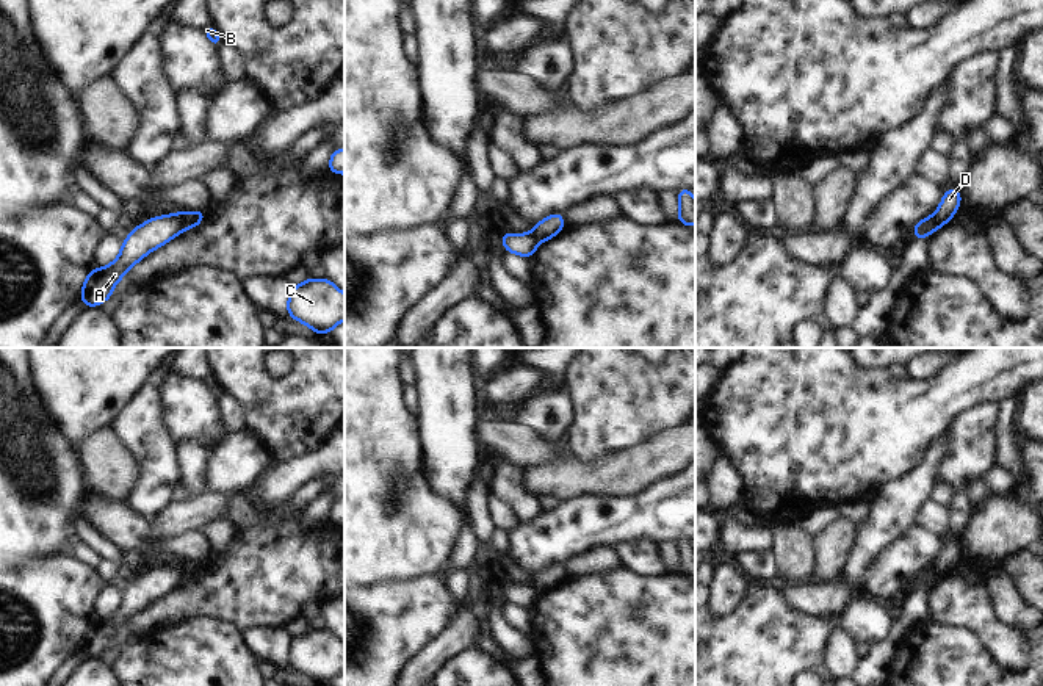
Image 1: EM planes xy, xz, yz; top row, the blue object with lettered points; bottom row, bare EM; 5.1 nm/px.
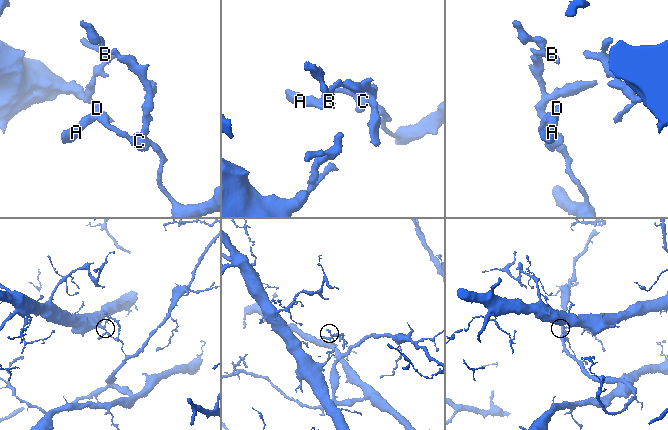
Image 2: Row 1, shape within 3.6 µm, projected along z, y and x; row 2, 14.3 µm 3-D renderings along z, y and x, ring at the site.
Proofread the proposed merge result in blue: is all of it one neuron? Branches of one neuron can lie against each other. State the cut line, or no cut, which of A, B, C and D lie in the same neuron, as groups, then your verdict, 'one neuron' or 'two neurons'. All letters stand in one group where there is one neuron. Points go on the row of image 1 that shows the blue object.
cut xy (184, 215), (179, 231); groups A D / B C; two neurons

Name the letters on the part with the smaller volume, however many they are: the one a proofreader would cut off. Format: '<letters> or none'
A, D

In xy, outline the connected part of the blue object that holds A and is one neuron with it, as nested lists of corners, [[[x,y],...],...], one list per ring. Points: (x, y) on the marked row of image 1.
[[[183,213],[150,218],[141,226],[135,226],[121,244],[121,254],[105,268],[94,268],[85,279],[80,301],[86,307],[99,307],[113,298],[113,287],[127,271],[143,260],[149,252],[166,244],[180,233]]]

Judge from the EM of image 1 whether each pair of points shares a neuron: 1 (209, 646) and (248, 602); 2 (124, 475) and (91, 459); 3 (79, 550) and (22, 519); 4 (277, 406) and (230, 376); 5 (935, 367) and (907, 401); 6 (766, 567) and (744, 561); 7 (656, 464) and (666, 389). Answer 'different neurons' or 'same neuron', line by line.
1: different neurons
2: same neuron
3: different neurons
4: same neuron
5: different neurons
6: same neuron
7: different neurons

